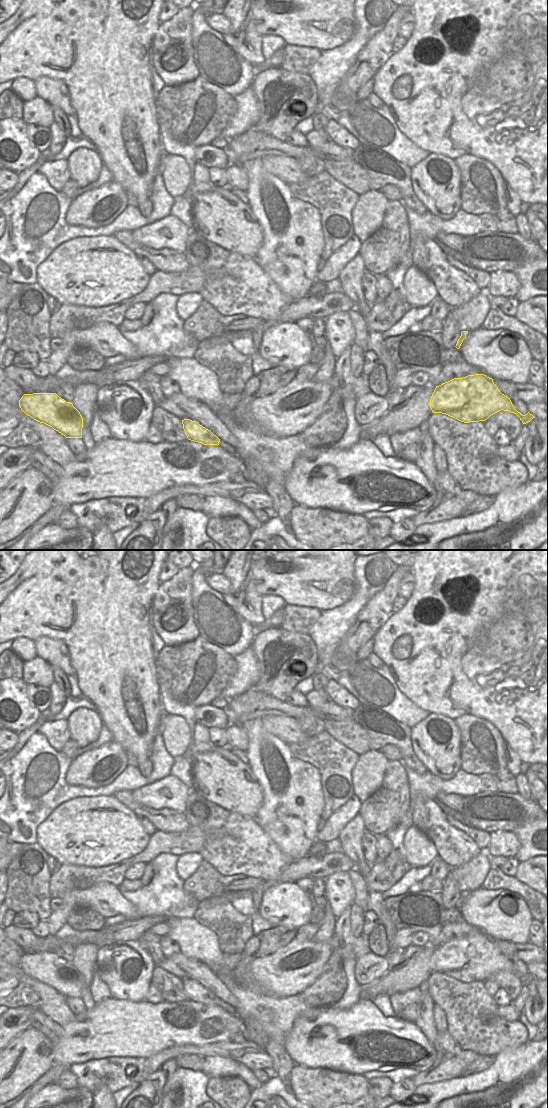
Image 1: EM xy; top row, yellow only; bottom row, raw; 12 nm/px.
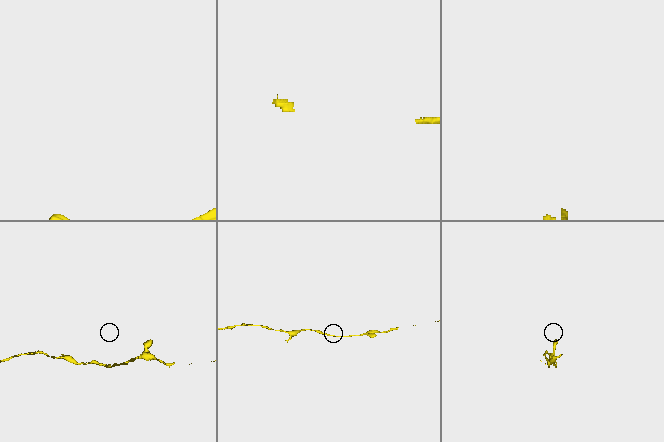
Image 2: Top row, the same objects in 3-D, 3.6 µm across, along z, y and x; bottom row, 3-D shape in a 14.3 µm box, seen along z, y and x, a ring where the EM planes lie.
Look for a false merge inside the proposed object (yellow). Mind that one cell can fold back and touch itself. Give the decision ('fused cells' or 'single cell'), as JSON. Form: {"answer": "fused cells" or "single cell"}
{"answer": "single cell"}

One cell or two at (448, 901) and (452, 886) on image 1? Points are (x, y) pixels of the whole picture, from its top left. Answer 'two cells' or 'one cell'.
one cell

